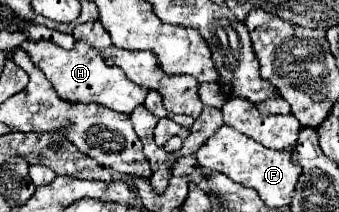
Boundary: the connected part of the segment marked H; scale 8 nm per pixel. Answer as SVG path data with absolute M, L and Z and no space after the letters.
M25 40L21 48L29 54L31 62L43 70L43 74L51 80L55 92L65 100L65 102L95 102L101 106L107 106L115 112L121 114L131 114L137 106L143 106L145 96L149 90L137 88L121 68L117 66L107 66L101 52L89 46L87 42L77 42L73 50L63 50L51 40L41 40L41 42L31 42Z

